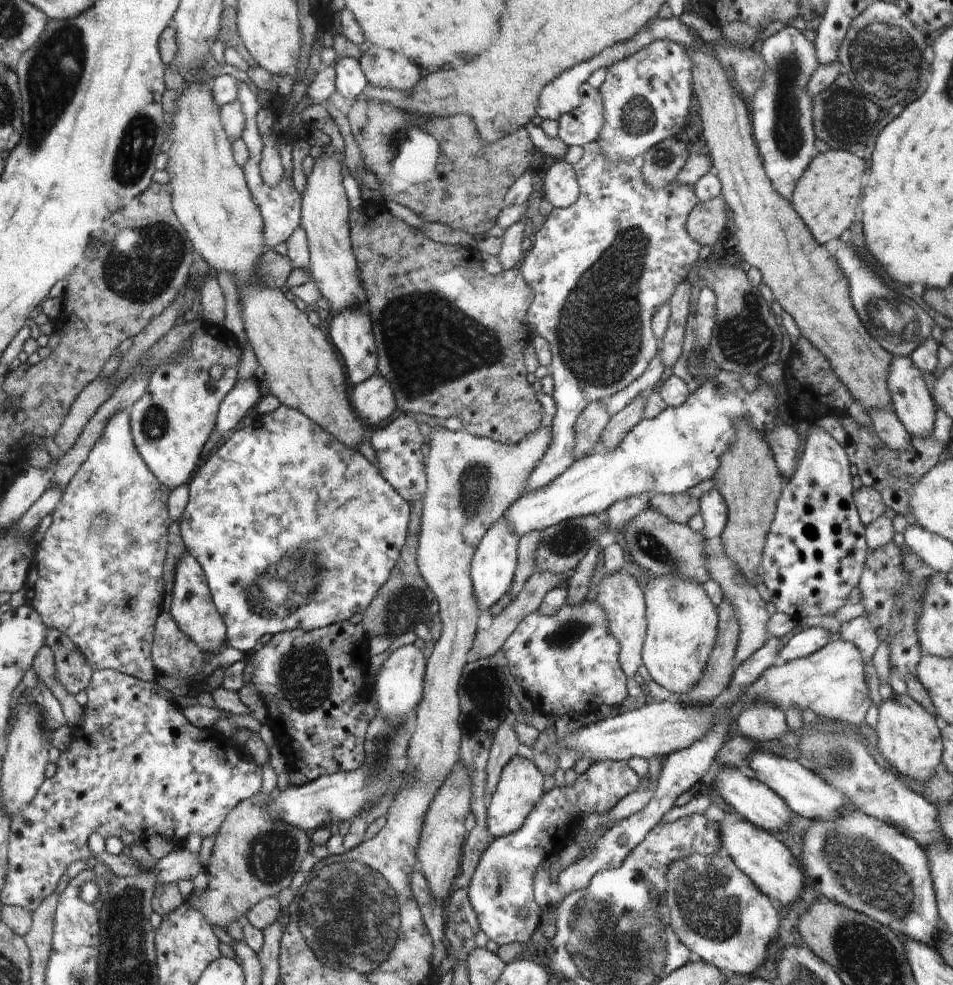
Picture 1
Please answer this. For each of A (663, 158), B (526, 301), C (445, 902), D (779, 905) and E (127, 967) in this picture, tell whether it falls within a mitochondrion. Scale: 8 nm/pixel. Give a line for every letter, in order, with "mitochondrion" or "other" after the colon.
A: mitochondrion
B: other
C: other
D: other
E: mitochondrion

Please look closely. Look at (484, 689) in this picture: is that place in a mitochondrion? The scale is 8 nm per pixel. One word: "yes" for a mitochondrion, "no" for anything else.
yes

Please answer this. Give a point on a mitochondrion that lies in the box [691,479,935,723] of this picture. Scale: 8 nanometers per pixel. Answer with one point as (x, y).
(902, 598)

